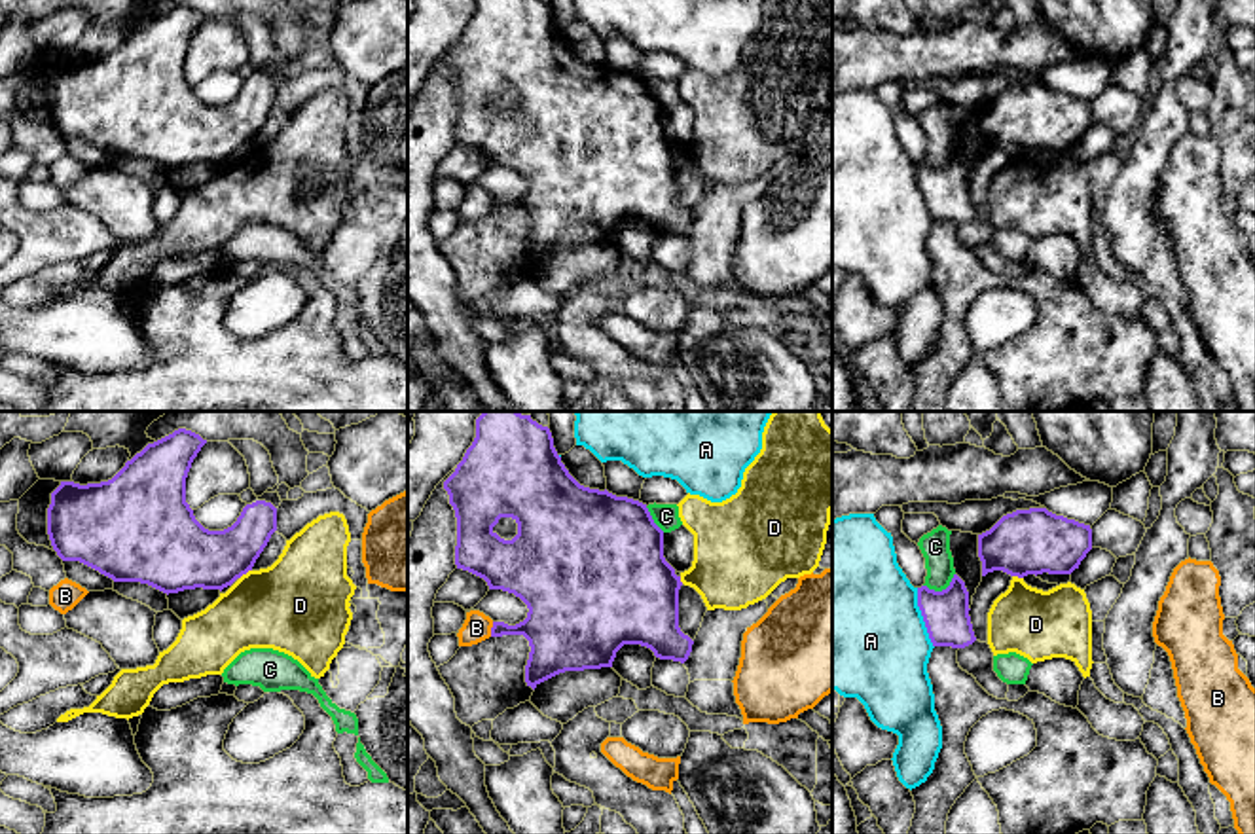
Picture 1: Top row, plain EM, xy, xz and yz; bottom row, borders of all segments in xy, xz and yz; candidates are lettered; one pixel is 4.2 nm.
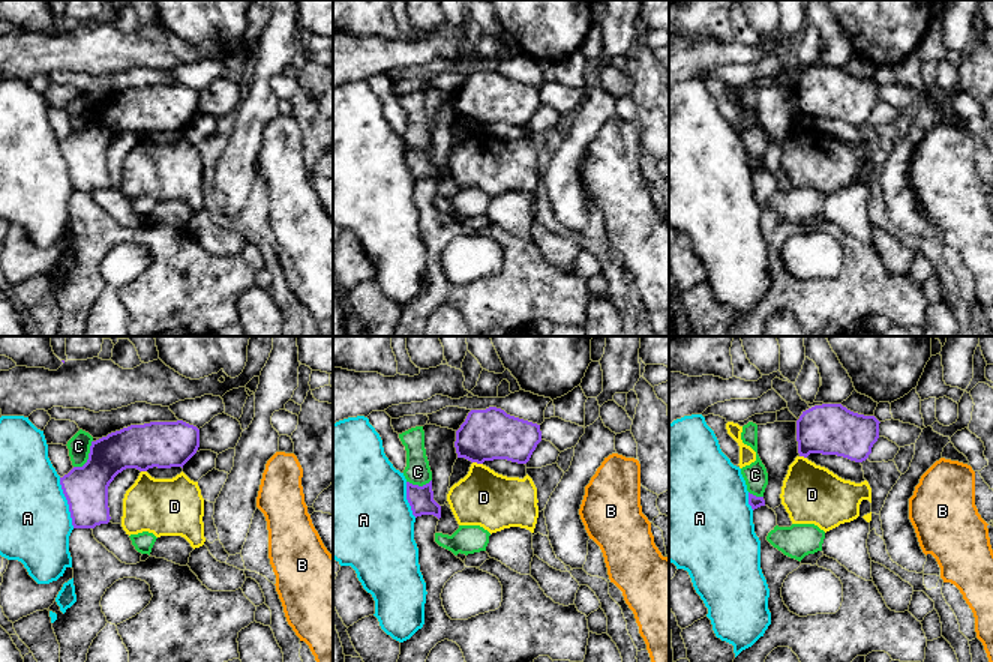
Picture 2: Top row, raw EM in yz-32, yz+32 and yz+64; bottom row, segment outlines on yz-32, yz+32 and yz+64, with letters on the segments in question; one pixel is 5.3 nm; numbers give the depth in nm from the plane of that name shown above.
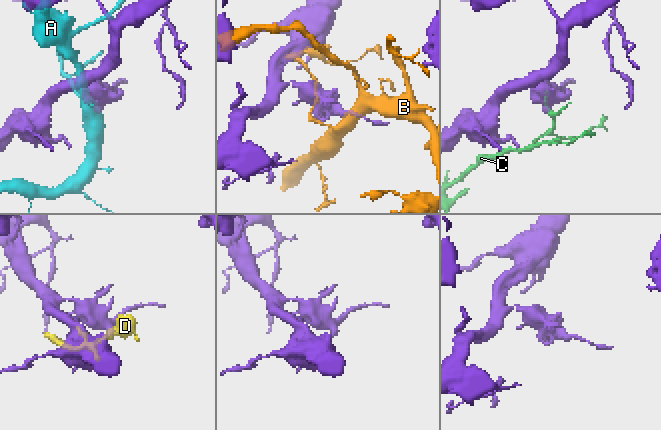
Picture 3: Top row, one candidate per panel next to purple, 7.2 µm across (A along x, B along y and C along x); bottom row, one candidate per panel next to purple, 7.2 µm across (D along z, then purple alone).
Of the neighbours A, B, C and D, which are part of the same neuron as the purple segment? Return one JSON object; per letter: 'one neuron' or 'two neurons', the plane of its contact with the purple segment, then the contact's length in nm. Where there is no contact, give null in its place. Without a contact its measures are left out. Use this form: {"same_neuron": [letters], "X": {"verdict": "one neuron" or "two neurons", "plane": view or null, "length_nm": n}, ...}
{"same_neuron": [], "A": {"verdict": "two neurons", "plane": "yz", "length_nm": 260}, "B": {"verdict": "two neurons", "plane": "xz", "length_nm": 70}, "C": {"verdict": "two neurons", "plane": "yz", "length_nm": 150}, "D": {"verdict": "two neurons", "plane": "xy", "length_nm": 70}}

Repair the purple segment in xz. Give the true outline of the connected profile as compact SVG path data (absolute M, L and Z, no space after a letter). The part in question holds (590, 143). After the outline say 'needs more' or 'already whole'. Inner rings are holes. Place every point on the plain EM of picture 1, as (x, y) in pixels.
M476 0L476 13L466 25L463 36L457 40L455 47L444 57L444 64L449 70L449 80L455 85L457 93L457 121L455 121L455 140L457 144L468 146L483 154L489 165L502 165L519 172L529 188L527 193L516 201L504 197L493 197L491 212L502 210L523 210L529 216L531 227L525 241L525 258L533 265L565 246L584 246L584 245L601 245L612 243L616 227L624 220L641 220L654 227L660 235L673 235L684 239L692 227L694 216L684 210L679 203L679 165L682 161L681 152L675 150L675 144L664 133L664 106L654 99L646 80L616 72L612 68L590 64L580 61L561 38L554 23L554 13L548 2L542 0ZM500 93L512 93L518 99L518 110L512 116L500 114L493 102Z; already whole

